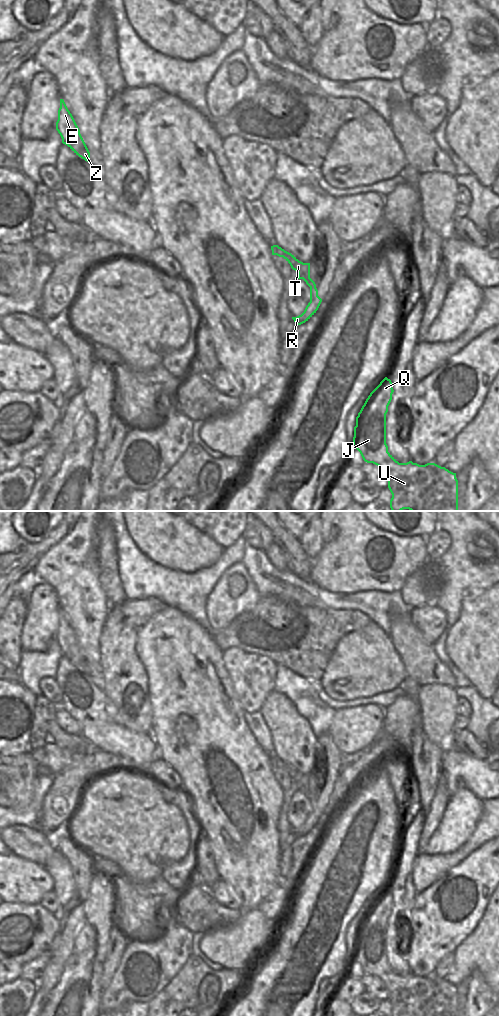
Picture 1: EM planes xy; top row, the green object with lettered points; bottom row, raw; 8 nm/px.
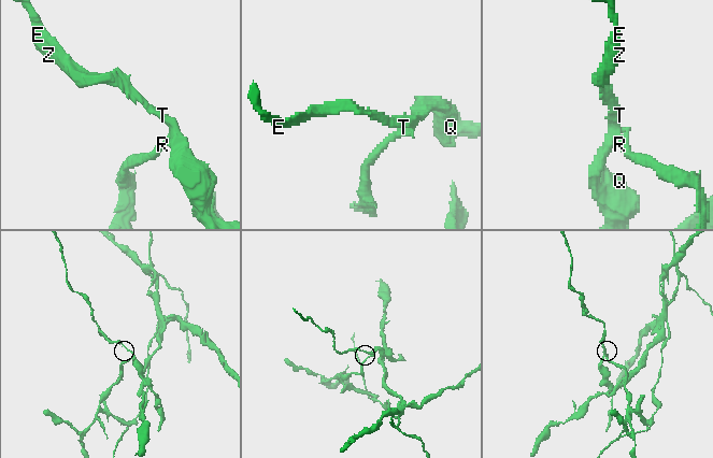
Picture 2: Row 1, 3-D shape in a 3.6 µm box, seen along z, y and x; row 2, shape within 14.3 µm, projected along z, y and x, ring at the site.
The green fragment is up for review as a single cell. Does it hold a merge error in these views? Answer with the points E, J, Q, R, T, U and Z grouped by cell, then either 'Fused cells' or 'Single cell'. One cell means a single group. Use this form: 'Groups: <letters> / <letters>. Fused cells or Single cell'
Groups: E J Q T U Z / R. Fused cells

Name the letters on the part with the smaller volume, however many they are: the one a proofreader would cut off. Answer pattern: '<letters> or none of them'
E, J, Q, T, U, Z

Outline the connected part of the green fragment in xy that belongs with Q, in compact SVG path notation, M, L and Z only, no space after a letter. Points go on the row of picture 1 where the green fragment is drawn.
M385 377L370 393L356 417L352 448L357 449L363 460L381 467L387 478L388 488L392 494L390 508L392 511L459 511L458 480L453 473L435 463L419 465L409 461L399 463L389 452L386 444L386 414L392 400L392 382Z

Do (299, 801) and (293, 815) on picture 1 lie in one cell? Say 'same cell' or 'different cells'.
same cell

